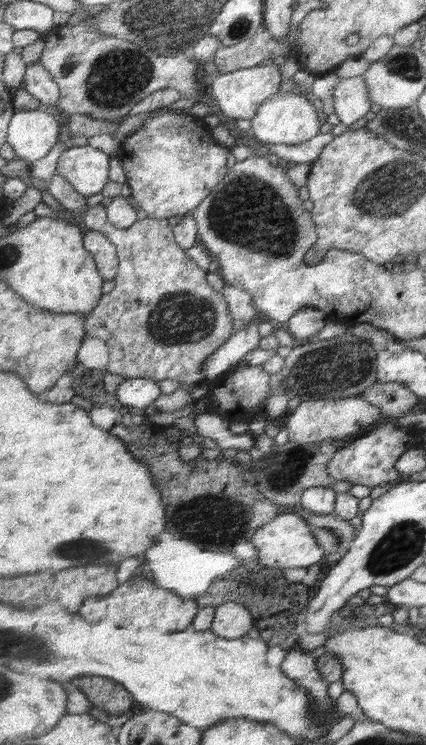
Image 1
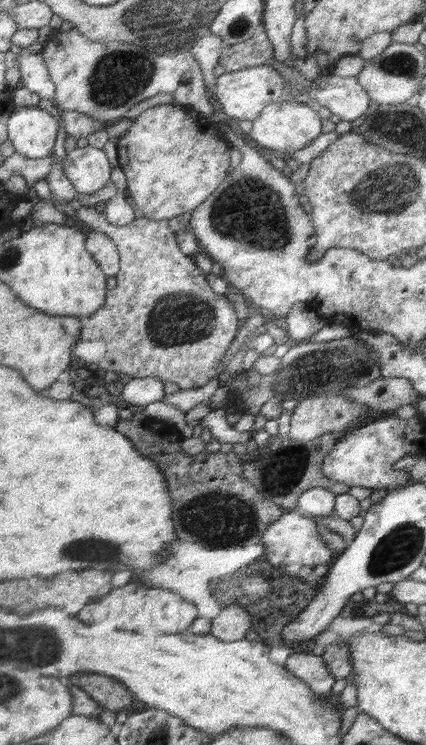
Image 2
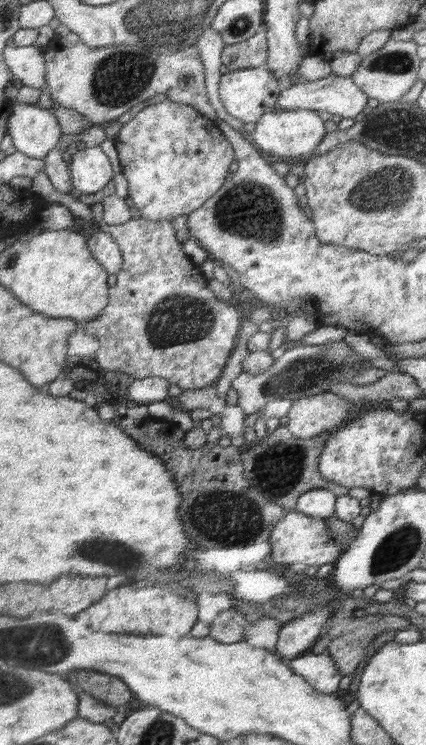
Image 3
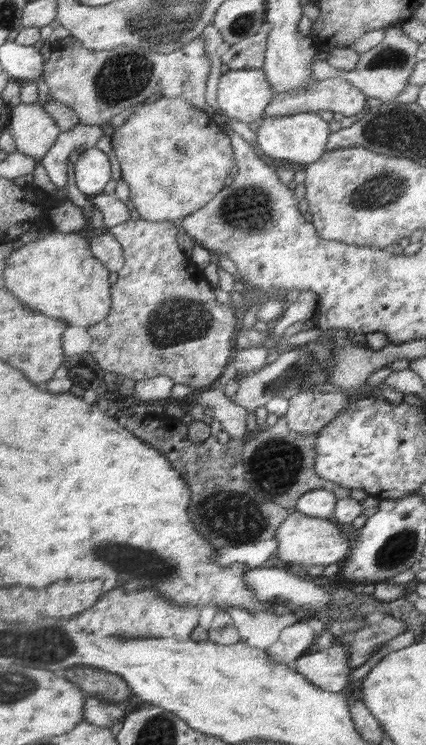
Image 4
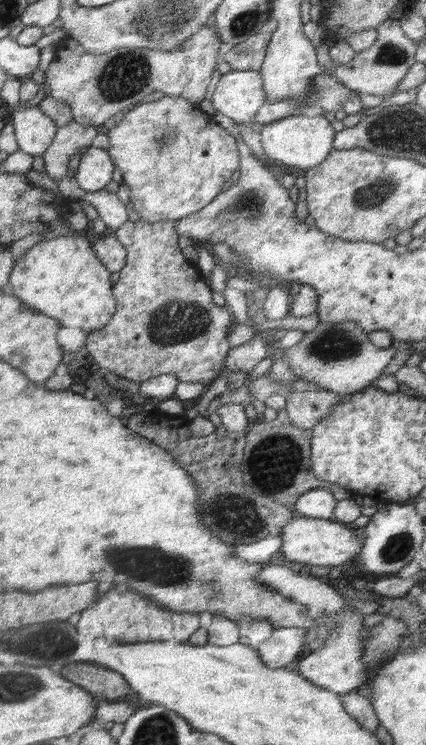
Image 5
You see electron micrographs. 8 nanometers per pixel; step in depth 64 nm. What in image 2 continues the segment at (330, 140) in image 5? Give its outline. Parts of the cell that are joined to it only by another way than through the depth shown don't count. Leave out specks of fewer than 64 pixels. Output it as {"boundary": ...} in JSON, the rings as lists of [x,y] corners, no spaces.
{"boundary":[[[284,98],[274,103],[276,106],[268,105],[268,110],[264,110],[264,114],[260,113],[258,118],[252,120],[252,130],[248,137],[255,144],[280,153],[298,153],[312,146],[312,142],[322,135],[322,120],[310,105]]]}

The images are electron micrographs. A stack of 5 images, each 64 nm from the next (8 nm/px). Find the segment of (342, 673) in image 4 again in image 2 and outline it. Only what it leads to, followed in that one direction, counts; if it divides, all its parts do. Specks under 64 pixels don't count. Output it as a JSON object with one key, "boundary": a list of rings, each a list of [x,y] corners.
{"boundary":[[[290,654],[284,666],[290,673],[303,679],[317,695],[330,693],[336,684],[336,677],[328,671],[327,662],[322,655]]]}

